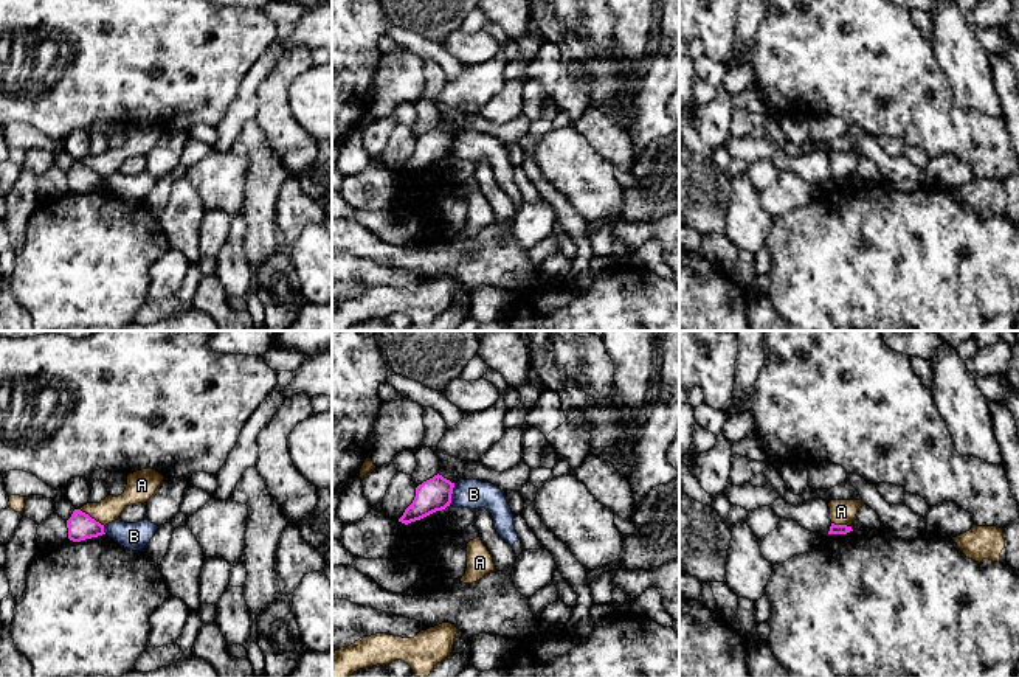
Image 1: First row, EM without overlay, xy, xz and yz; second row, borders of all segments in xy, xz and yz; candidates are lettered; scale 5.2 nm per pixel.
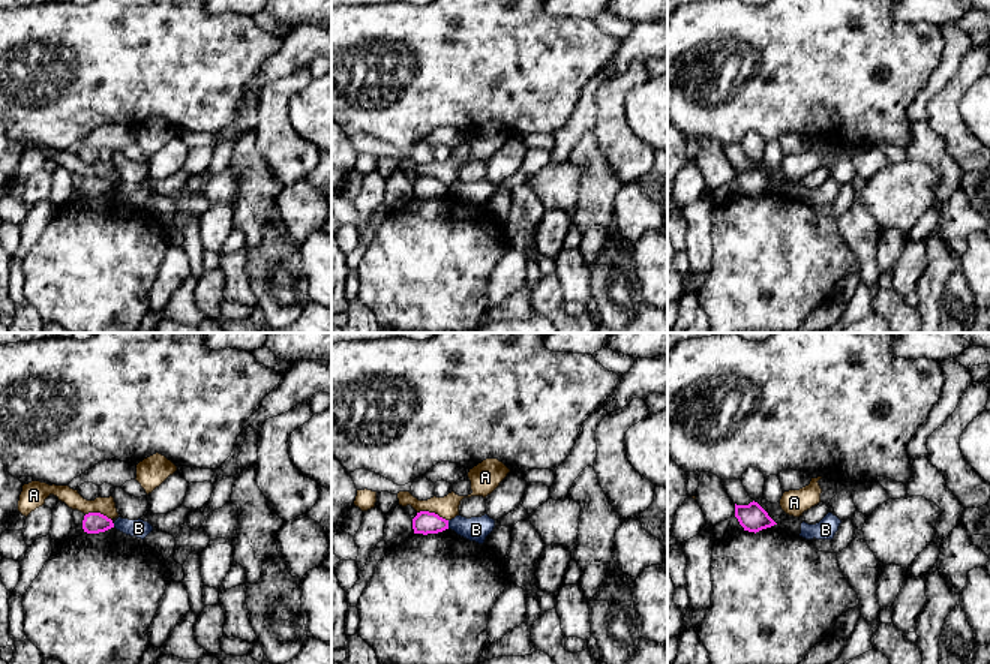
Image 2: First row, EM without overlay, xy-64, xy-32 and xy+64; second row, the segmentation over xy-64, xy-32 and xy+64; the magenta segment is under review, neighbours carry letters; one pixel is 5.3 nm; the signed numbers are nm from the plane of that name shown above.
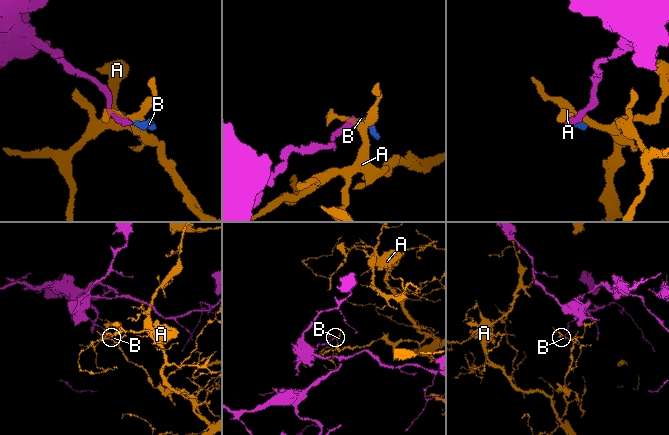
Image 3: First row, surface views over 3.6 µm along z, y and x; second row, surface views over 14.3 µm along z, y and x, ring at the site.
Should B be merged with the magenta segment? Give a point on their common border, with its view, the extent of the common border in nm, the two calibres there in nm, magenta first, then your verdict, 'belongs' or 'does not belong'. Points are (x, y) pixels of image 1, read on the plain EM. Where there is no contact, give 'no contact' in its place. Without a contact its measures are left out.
xz (452, 145) | 120 nm | 170/150 nm | does not belong

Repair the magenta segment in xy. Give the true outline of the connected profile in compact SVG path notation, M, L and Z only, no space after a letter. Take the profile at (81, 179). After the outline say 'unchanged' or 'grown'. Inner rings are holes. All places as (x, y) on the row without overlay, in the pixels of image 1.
M81 161L73 163L71 169L67 172L67 180L68 191L73 194L81 194L105 186L104 177L101 177Z | unchanged

